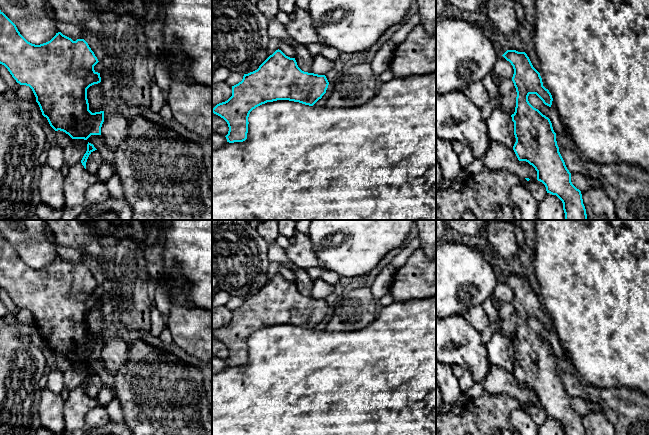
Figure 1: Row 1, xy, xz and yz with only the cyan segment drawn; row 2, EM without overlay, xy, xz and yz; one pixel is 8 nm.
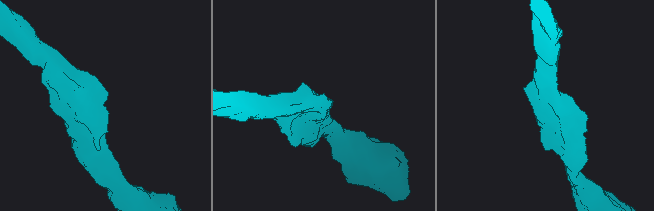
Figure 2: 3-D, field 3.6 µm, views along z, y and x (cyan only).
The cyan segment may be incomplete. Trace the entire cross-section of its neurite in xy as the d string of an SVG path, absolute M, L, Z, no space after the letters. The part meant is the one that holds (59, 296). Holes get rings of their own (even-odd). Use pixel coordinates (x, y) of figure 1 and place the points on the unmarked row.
M0 234L0 288L4 289L20 309L29 310L38 327L42 339L47 342L55 355L63 355L72 363L87 364L91 359L101 359L104 335L92 337L89 334L87 313L101 306L100 297L94 294L98 283L84 263L73 265L61 256L48 266L35 269L28 266L16 249Z

